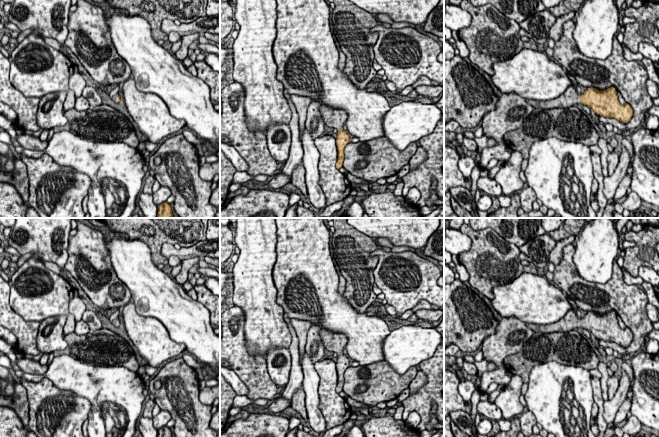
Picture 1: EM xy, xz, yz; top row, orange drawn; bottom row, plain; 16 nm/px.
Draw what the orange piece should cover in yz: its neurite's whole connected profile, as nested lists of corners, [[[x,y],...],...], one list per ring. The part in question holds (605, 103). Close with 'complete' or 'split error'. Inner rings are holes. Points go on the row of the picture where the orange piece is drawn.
[[[570,85],[562,95],[555,99],[548,101],[525,100],[534,108],[540,109],[566,109],[582,103],[590,107],[597,115],[614,118],[622,123],[628,123],[633,115],[633,109],[629,104],[622,105],[619,102],[617,91],[614,87],[603,91],[590,87],[579,95],[576,87]]]; split error

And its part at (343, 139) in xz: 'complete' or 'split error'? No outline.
split error

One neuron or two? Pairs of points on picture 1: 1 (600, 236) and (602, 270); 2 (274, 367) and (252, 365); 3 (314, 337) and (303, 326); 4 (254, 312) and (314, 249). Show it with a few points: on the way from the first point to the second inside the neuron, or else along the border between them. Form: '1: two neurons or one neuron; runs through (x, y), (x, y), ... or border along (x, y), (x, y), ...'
1: one neuron; runs through (600, 244), (600, 262)
2: two neurons; border along (264, 358), (269, 377), (277, 385)
3: two neurons; border along (312, 324), (307, 333), (304, 349)
4: two neurons; border along (273, 266), (276, 302), (284, 311)

